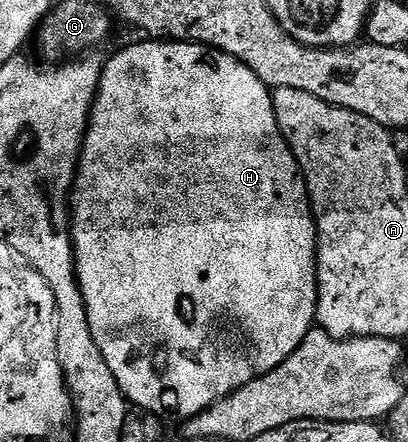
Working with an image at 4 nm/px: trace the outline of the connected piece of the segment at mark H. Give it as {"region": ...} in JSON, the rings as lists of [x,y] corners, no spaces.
{"region":[[[144,41],[132,43],[124,48],[105,66],[104,76],[100,79],[100,92],[96,94],[96,105],[92,107],[92,117],[88,125],[88,134],[84,136],[84,150],[78,168],[78,190],[74,195],[74,258],[75,275],[80,280],[81,290],[88,306],[90,330],[100,349],[100,355],[110,365],[118,385],[133,408],[141,407],[144,413],[165,411],[168,415],[181,415],[181,420],[193,419],[198,413],[210,409],[220,399],[230,393],[250,385],[258,377],[278,369],[302,345],[316,323],[316,303],[318,300],[318,219],[314,214],[314,203],[308,200],[308,187],[304,184],[305,172],[301,160],[291,142],[282,130],[276,109],[272,104],[272,91],[242,61],[213,47],[204,47],[200,43],[178,43],[175,41]]]}

